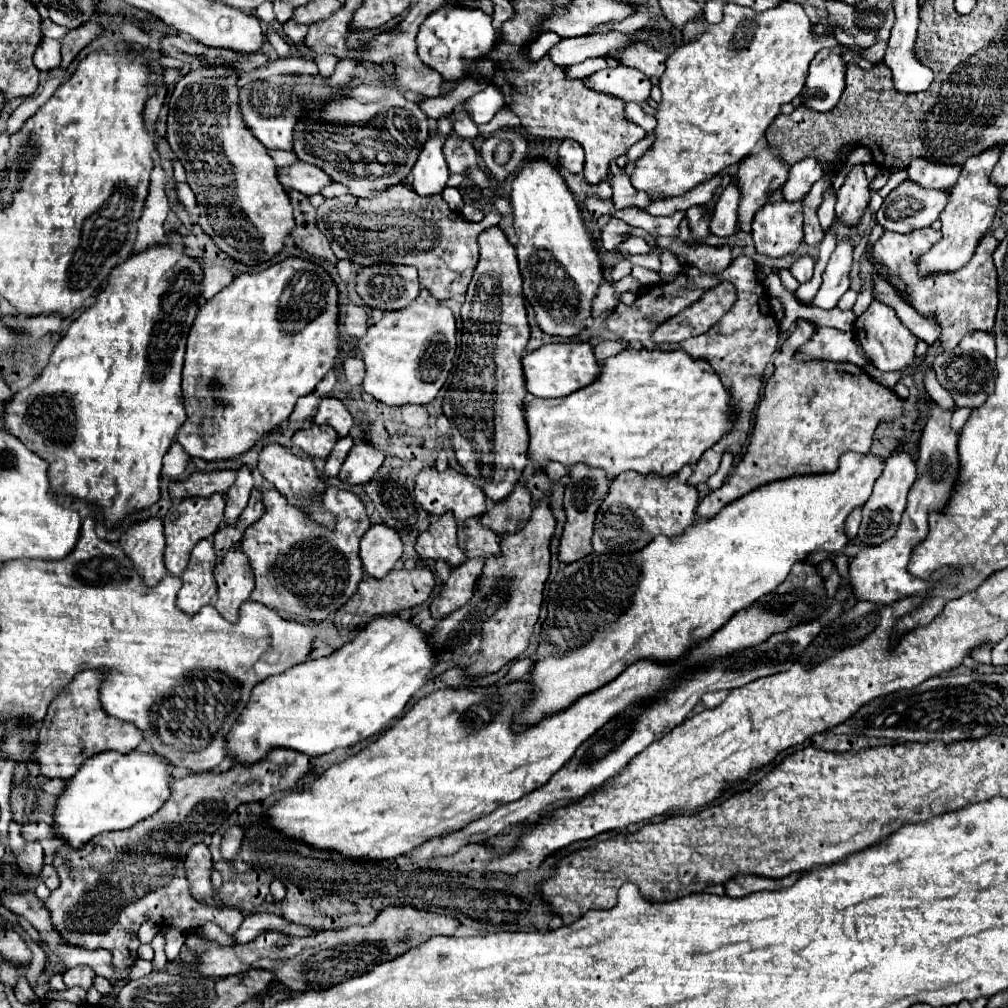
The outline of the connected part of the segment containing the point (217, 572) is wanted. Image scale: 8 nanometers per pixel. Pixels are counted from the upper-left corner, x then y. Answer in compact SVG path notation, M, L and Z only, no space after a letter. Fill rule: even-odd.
M232 546L226 556L218 560L214 568L214 578L218 584L218 598L214 606L228 622L234 622L240 604L248 600L254 588L250 560L240 546Z

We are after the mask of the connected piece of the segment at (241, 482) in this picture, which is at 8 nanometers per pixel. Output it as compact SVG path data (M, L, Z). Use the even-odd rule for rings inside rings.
M242 466L236 472L236 482L230 486L230 490L226 492L226 510L224 510L224 522L228 526L236 524L240 512L246 508L248 498L250 498L250 490L254 488L254 480L252 480L252 472L248 466Z

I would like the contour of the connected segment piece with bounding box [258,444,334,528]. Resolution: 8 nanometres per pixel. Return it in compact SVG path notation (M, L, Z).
M266 444L260 450L258 470L272 486L278 488L278 492L286 494L290 502L294 502L296 506L304 506L314 516L314 520L318 520L320 524L326 524L328 528L334 528L334 516L326 514L326 510L322 510L316 502L312 502L312 494L322 488L322 480L318 478L318 472L316 472L316 468L314 468L310 458L304 458L304 456L300 458L290 448L282 446L282 444Z

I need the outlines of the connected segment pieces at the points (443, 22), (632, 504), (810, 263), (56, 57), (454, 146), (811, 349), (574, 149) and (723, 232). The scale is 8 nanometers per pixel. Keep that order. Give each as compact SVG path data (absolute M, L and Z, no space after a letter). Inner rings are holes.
M444 4L428 14L416 36L420 60L440 72L446 80L456 80L458 76L462 76L462 72L466 72L466 64L470 64L470 60L476 60L478 56L484 56L494 40L496 30L492 26L492 18L480 8L466 8L458 4Z
M684 466L674 476L656 476L656 474L638 476L638 472L632 470L616 476L610 484L610 494L602 500L596 516L596 526L592 536L594 552L598 554L636 552L644 548L658 534L678 536L688 526L692 526L700 496L698 490L688 484L690 474L692 468Z
M800 256L792 266L790 266L790 274L802 284L808 282L812 278L812 270L814 270L814 260L810 256Z
M42 38L36 52L34 52L34 64L40 70L52 70L60 66L60 42Z
M450 136L446 140L444 156L448 162L450 174L460 174L464 178L468 178L468 168L478 166L478 158L480 158L476 148L468 140L462 140L458 136Z
M818 328L818 332L814 332L810 338L810 344L804 344L798 356L802 356L802 360L822 358L834 362L852 362L864 370L874 368L852 330L842 332L838 328Z
M562 140L558 148L558 160L560 160L560 166L564 166L568 172L572 174L582 172L582 164L584 164L582 146L574 140Z
M734 178L728 186L724 186L716 208L714 208L714 218L710 222L710 230L716 236L732 236L734 234L734 226L738 222L738 204L742 200L742 190L738 184L738 178Z

